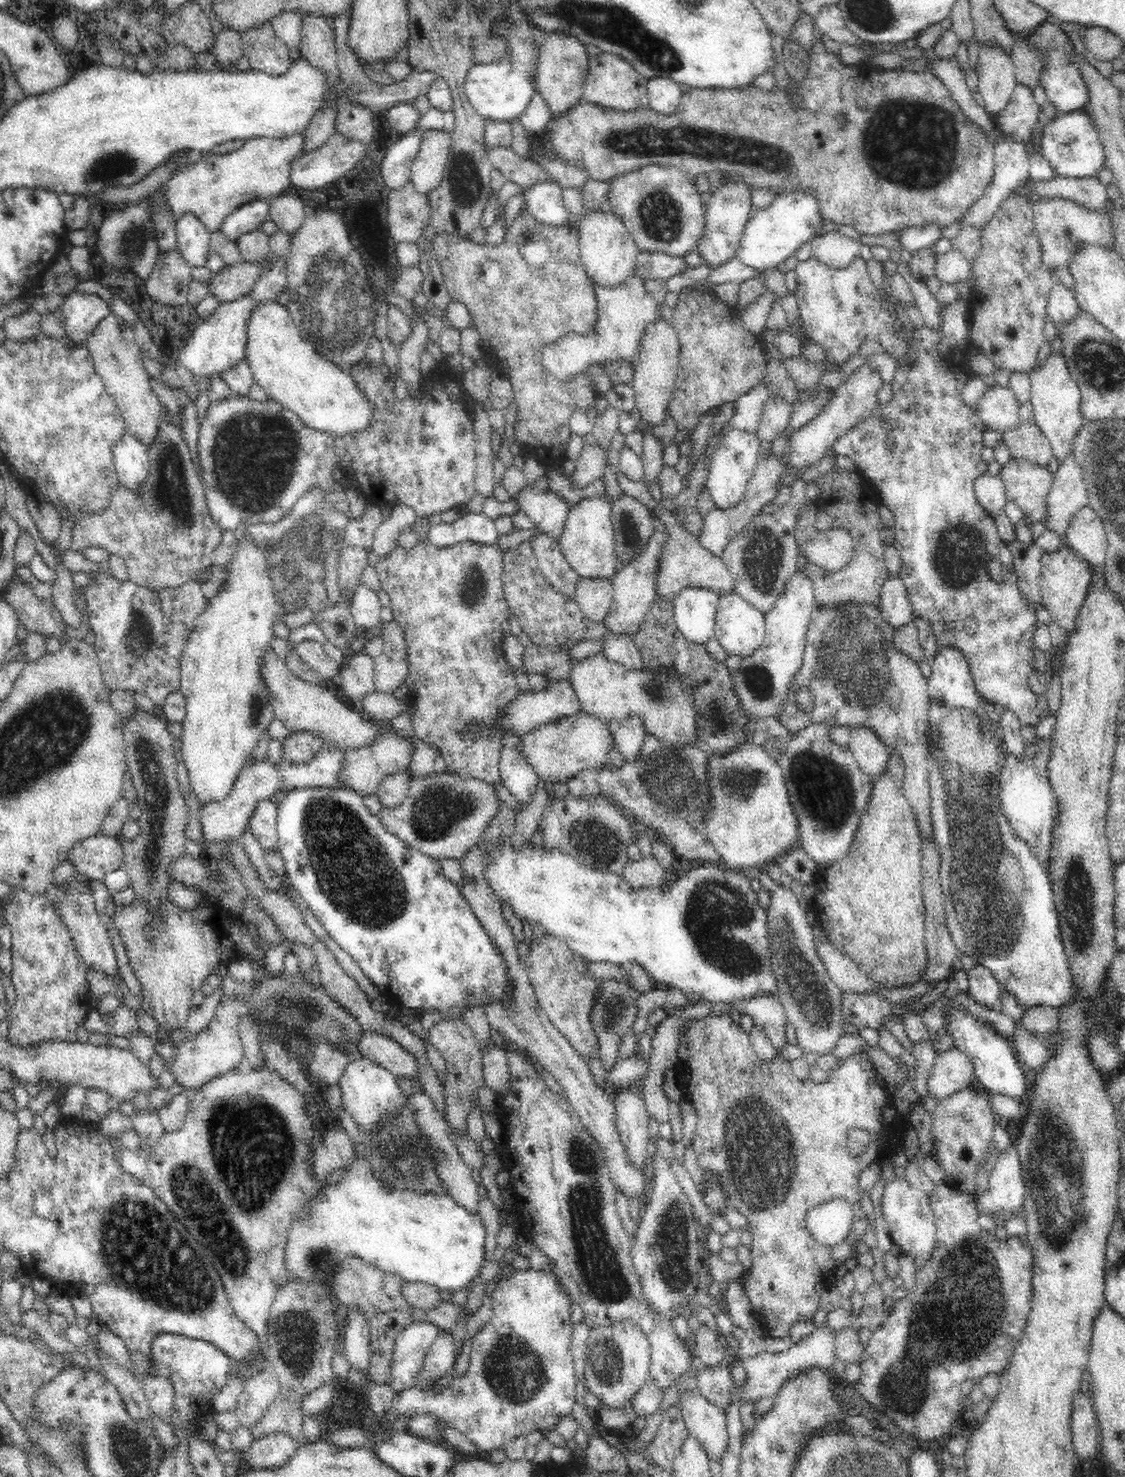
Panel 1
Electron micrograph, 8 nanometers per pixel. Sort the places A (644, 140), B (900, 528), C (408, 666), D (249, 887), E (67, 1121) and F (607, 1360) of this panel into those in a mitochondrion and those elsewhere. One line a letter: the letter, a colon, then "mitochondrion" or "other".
A: mitochondrion
B: other
C: other
D: other
E: other
F: mitochondrion

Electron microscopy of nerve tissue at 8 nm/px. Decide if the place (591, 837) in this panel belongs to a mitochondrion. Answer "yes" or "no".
yes

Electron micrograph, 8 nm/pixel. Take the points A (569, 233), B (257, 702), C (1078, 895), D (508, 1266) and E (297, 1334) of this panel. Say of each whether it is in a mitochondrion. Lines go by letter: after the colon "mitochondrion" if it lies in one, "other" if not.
A: other
B: mitochondrion
C: mitochondrion
D: other
E: mitochondrion

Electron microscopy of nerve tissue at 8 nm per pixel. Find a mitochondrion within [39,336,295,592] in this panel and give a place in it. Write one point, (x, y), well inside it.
(171, 497)

